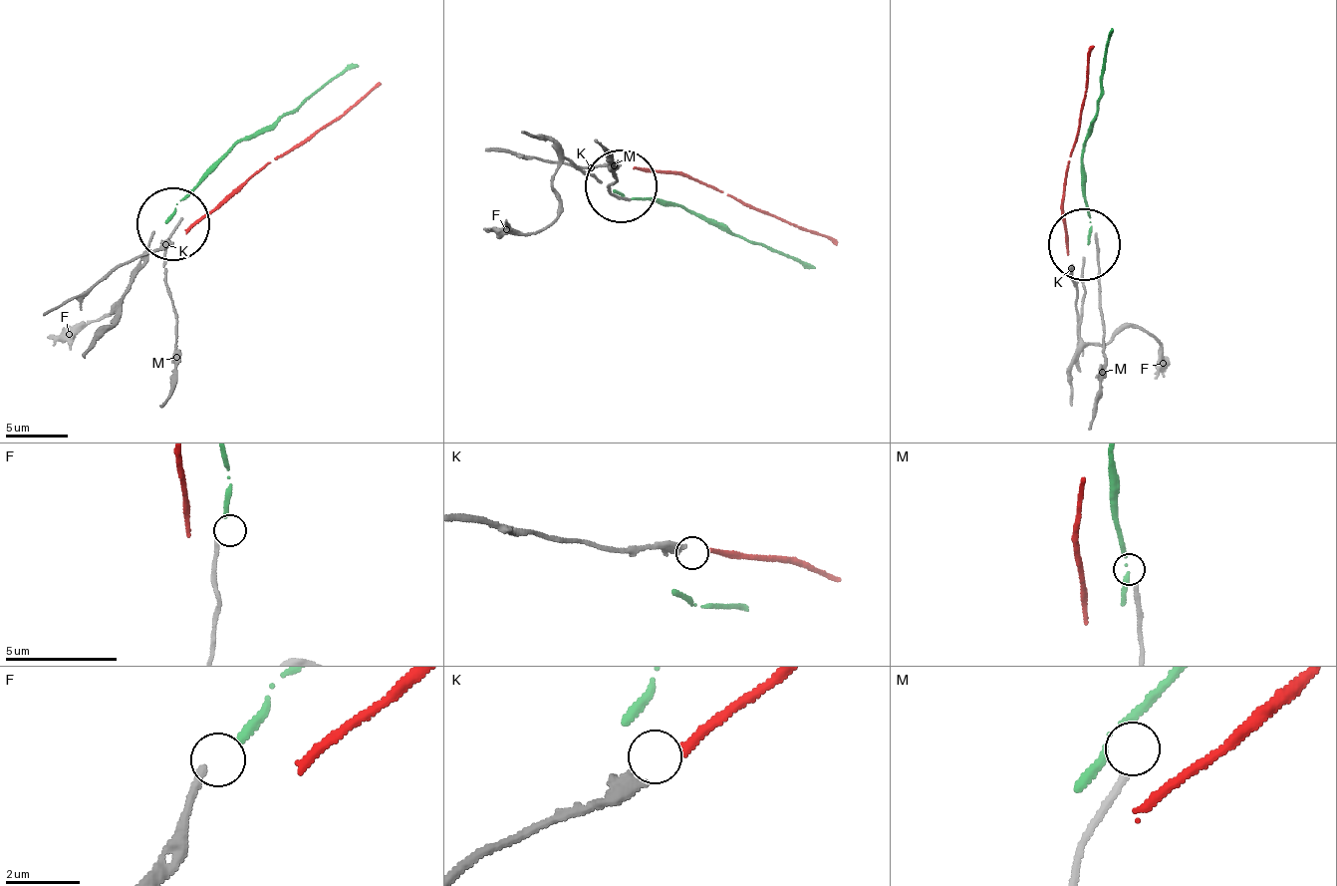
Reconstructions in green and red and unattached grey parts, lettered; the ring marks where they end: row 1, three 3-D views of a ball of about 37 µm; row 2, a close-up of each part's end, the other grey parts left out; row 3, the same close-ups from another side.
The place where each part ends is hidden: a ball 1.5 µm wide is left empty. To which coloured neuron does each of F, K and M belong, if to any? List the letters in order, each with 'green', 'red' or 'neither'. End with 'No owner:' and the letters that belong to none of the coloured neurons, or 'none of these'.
F: green
K: red
M: neither
No owner: M

